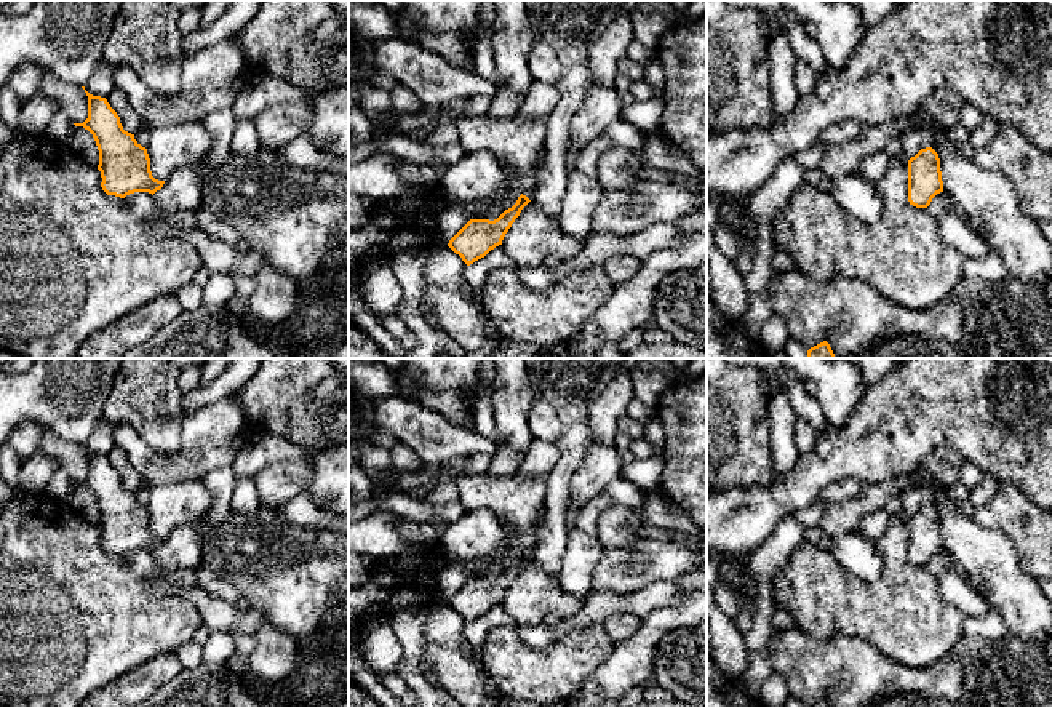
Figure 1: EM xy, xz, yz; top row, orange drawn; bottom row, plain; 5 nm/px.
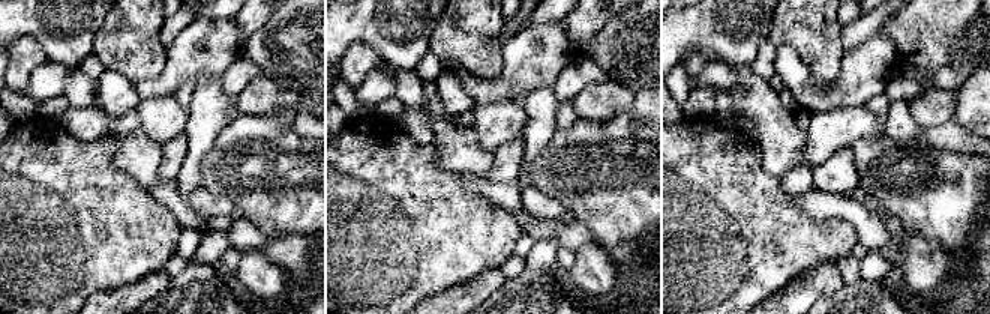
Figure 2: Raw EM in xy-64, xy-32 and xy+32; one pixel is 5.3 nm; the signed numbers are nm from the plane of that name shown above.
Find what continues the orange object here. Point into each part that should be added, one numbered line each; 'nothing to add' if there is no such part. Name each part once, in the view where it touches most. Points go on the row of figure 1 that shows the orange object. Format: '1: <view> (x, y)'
nothing to add

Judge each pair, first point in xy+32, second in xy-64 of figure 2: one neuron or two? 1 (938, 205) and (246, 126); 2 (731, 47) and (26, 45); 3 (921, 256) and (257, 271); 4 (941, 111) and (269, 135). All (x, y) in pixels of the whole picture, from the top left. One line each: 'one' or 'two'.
1: one
2: two
3: one
4: two

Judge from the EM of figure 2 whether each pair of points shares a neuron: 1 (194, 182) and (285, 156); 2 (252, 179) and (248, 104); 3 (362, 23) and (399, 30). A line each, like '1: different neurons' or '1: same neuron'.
1: different neurons
2: different neurons
3: same neuron

